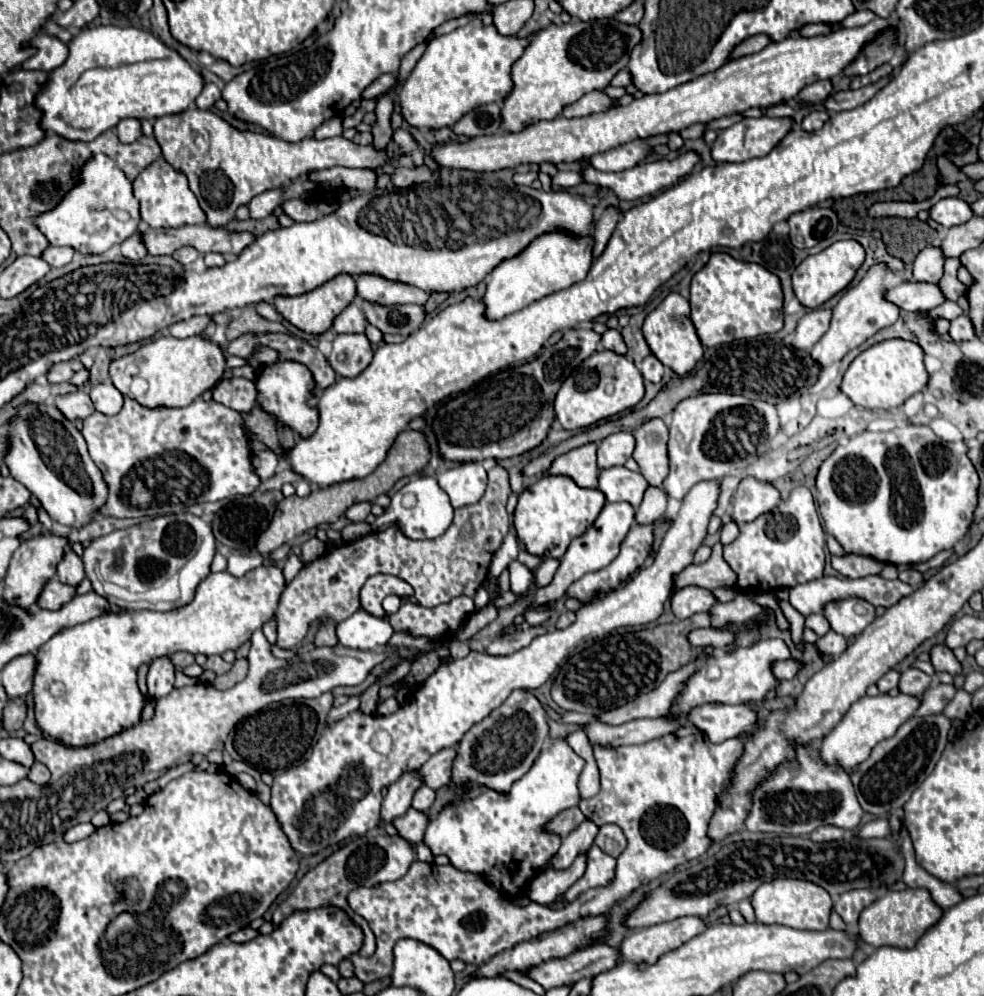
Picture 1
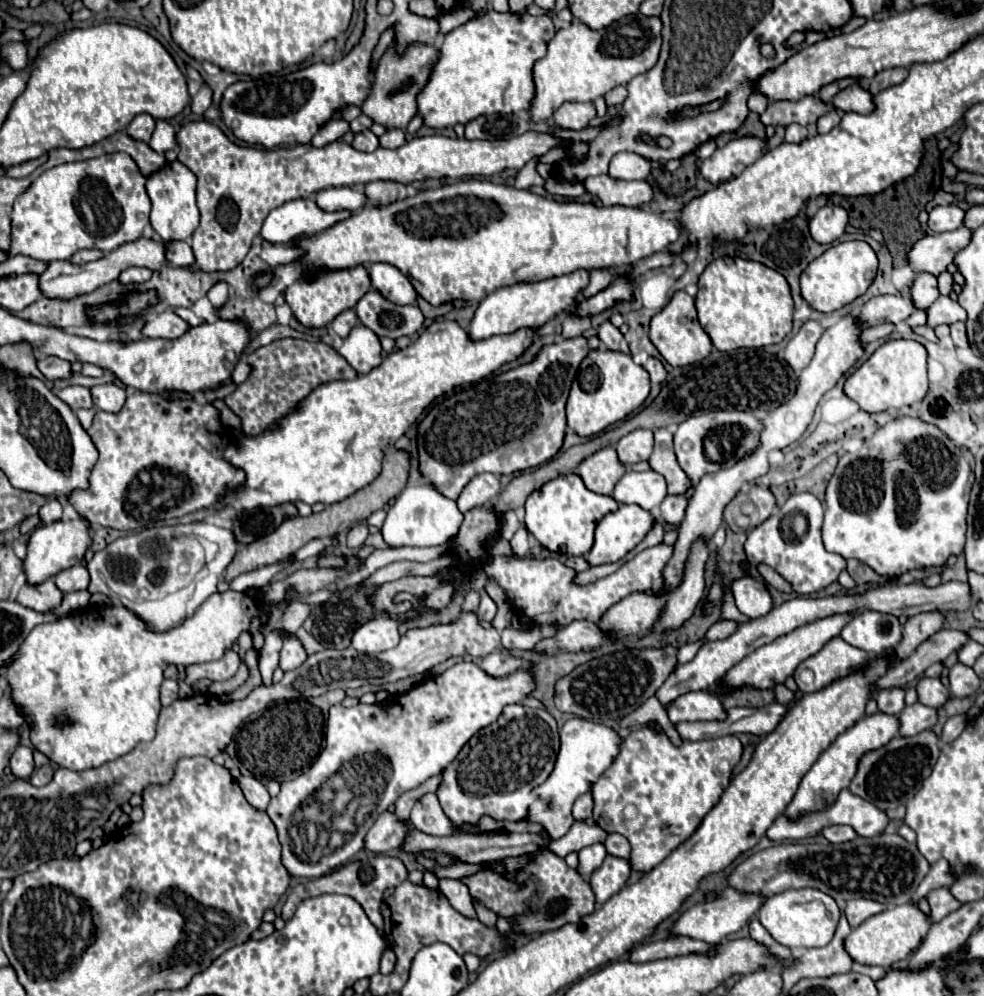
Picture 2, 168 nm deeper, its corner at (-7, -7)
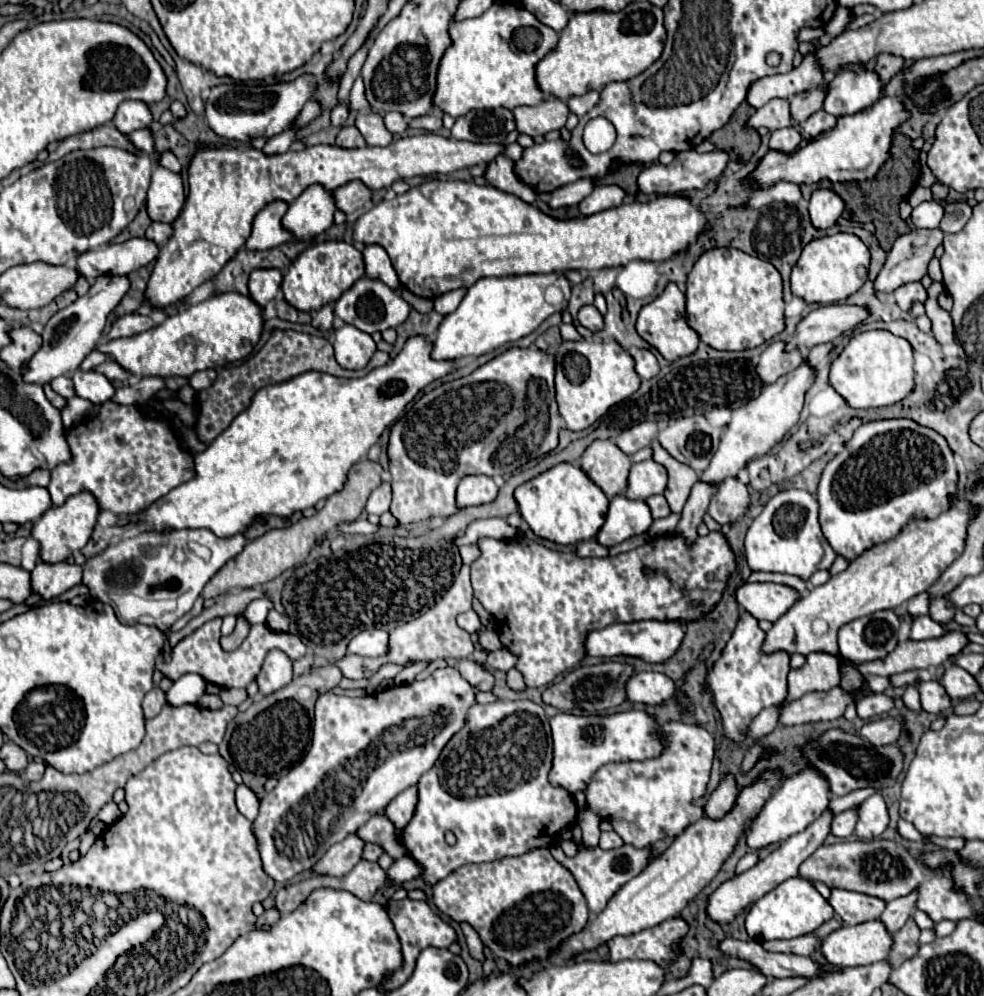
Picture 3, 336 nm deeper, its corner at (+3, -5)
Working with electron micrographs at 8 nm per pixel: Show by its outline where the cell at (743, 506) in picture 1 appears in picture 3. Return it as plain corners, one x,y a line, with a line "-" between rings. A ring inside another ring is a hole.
726,479
718,485
714,497
710,499
708,513
720,525
736,523
750,509
748,487
738,479

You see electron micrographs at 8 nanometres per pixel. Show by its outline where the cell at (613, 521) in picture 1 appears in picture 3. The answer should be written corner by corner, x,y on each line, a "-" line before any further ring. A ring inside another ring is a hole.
618,495
610,501
606,521
600,527
596,541
610,549
634,535
646,533
652,521
654,519
644,501
630,501
624,495

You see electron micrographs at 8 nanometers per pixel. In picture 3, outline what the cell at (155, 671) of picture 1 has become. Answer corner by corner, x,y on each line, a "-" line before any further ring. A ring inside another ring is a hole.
160,687
150,689
150,691
146,693
146,697
144,697
144,703
142,703
142,709
144,709
146,719
156,717
156,715
160,713
160,709
162,709
164,703
166,703
166,693
164,693

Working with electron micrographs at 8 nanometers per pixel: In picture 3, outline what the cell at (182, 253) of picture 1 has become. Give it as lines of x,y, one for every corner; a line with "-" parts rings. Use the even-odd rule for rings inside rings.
152,223
148,229
146,229
146,239
154,241
158,247
162,247
170,237
172,237
172,227
166,225
166,223

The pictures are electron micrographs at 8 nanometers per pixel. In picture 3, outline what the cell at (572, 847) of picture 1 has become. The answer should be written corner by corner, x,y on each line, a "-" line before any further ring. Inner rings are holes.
530,849
530,853
518,857
462,865
434,885
434,903
454,921
468,921
492,955
512,965
548,957
550,949
580,931
590,915
572,873
548,849

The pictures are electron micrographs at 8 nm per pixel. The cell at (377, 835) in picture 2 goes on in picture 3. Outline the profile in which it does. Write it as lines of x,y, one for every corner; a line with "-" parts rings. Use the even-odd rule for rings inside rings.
352,833
338,845
332,845
328,853
314,865
314,871
320,875
324,873
324,875
336,875
336,877
348,873
362,859
364,845
366,841
362,841
356,833

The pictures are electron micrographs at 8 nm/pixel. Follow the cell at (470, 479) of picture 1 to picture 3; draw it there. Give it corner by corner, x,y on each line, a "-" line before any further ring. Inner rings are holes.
468,475
460,481
458,493
456,493
456,505
458,509
470,507
470,505
482,505
496,497
498,487
492,477
488,475

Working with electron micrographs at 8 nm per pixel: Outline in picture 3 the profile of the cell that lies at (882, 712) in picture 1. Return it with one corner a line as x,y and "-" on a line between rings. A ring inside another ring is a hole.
806,765
796,775
790,775
780,785
780,789
776,789
772,793
772,797
766,801
766,805
758,813
758,817
750,821
750,827
746,833
748,847
760,849
770,843
780,843
780,841
788,839
790,835
806,829
814,819
818,819
826,811
828,793
830,793
830,785
826,785
826,777
822,777
822,773
818,773
818,769
810,769
810,765

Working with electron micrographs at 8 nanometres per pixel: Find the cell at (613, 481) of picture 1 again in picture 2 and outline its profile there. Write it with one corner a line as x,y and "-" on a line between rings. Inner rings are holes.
654,469
642,473
628,471
618,481
612,497
618,503
636,503
646,511
656,511
666,497
666,479

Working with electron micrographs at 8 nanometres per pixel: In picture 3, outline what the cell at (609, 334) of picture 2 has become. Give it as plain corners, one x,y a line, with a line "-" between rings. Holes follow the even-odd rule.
594,305
582,307
580,313
578,313
578,321
580,321
582,327
586,327
590,331
602,331
602,327
604,327
604,319

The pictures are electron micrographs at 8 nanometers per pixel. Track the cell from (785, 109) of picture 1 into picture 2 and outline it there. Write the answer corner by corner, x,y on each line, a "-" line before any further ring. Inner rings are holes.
793,123
785,129
785,141
789,143
800,143
807,138
806,127

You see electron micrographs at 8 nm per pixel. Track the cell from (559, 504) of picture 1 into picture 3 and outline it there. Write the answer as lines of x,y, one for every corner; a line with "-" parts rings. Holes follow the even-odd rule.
558,463
546,473
526,481
516,489
514,499
520,507
522,519
534,533
560,545
578,545
582,541
594,539
608,511
608,499
602,489
572,463

